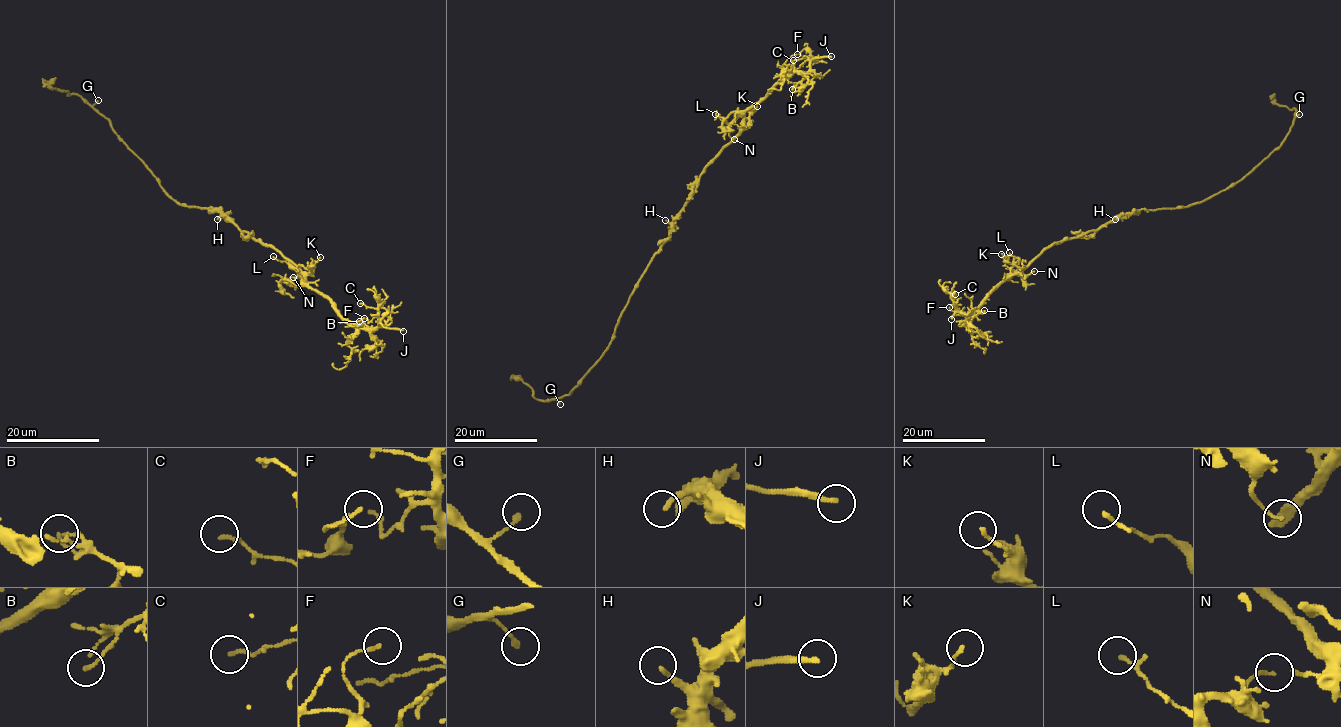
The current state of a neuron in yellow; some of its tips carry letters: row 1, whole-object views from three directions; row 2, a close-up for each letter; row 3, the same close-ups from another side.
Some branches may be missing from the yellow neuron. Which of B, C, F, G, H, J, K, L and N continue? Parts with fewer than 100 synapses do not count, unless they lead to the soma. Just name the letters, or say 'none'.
J

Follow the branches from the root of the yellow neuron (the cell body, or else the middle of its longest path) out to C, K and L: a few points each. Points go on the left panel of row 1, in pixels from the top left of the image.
C: (220, 213), (254, 240), (276, 248), (345, 319), (375, 328), (377, 311), (360, 303)
K: (220, 213), (254, 240), (276, 248), (302, 271), (309, 274), (320, 257)
L: (220, 213), (254, 240), (276, 248), (300, 271), (303, 280), (284, 261), (277, 261), (273, 256)

